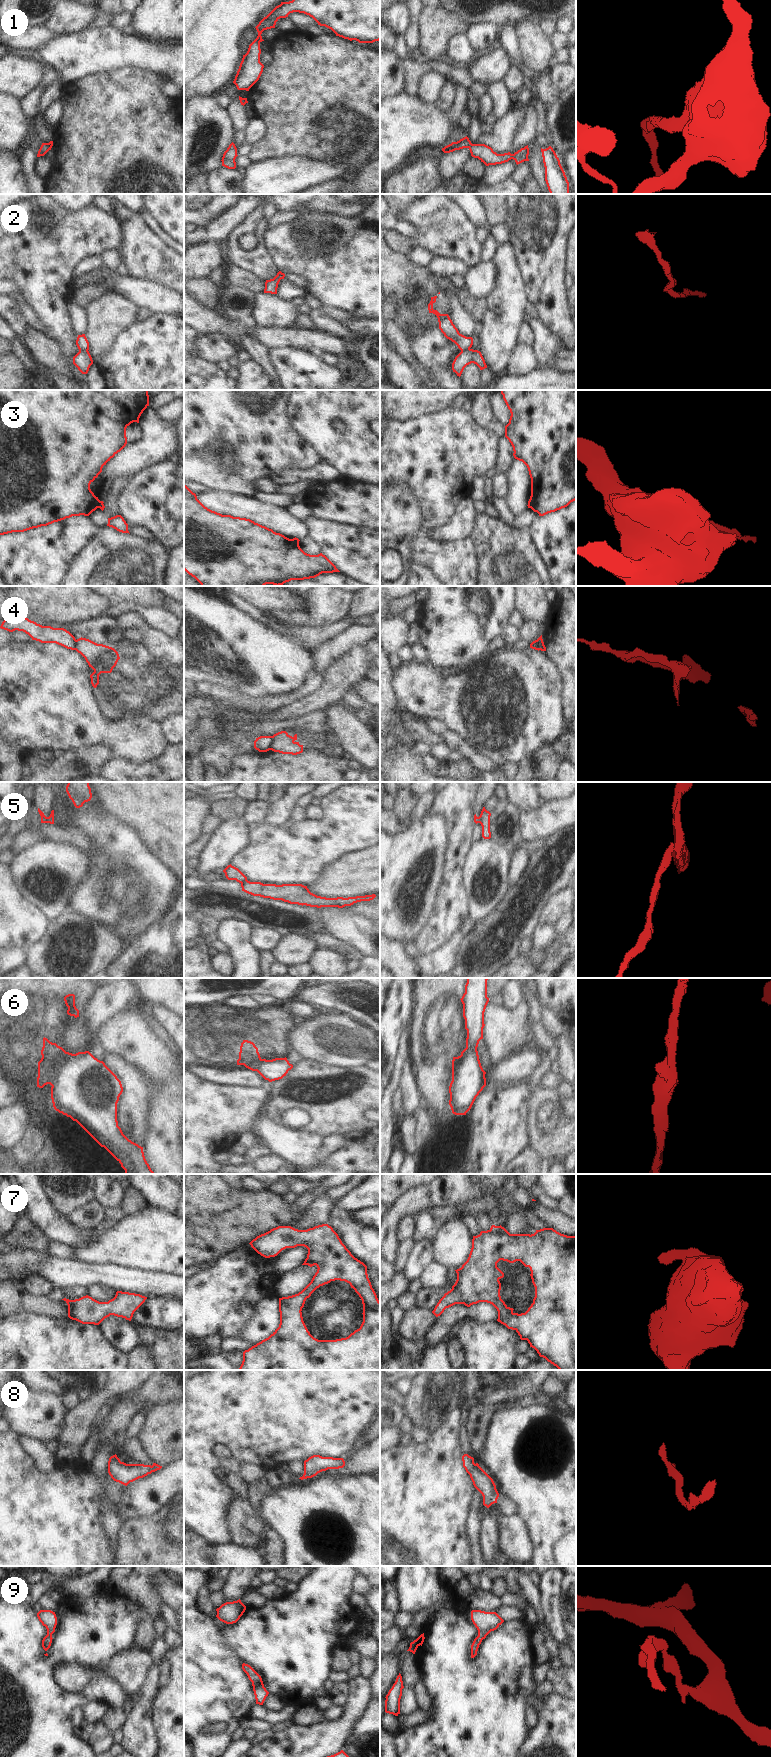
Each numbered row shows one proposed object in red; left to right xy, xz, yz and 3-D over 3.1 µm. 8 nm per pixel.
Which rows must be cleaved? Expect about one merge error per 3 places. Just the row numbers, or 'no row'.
2, 3, 4, 5, 6

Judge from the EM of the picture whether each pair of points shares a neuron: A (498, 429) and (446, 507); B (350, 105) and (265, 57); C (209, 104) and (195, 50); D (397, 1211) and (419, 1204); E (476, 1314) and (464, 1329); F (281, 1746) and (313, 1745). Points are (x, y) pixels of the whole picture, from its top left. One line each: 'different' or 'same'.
A: different
B: different
C: different
D: same
E: different
F: same

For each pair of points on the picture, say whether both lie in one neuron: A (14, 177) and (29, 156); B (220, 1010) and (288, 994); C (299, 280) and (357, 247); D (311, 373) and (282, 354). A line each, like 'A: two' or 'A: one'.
A: two
B: two
C: two
D: one

